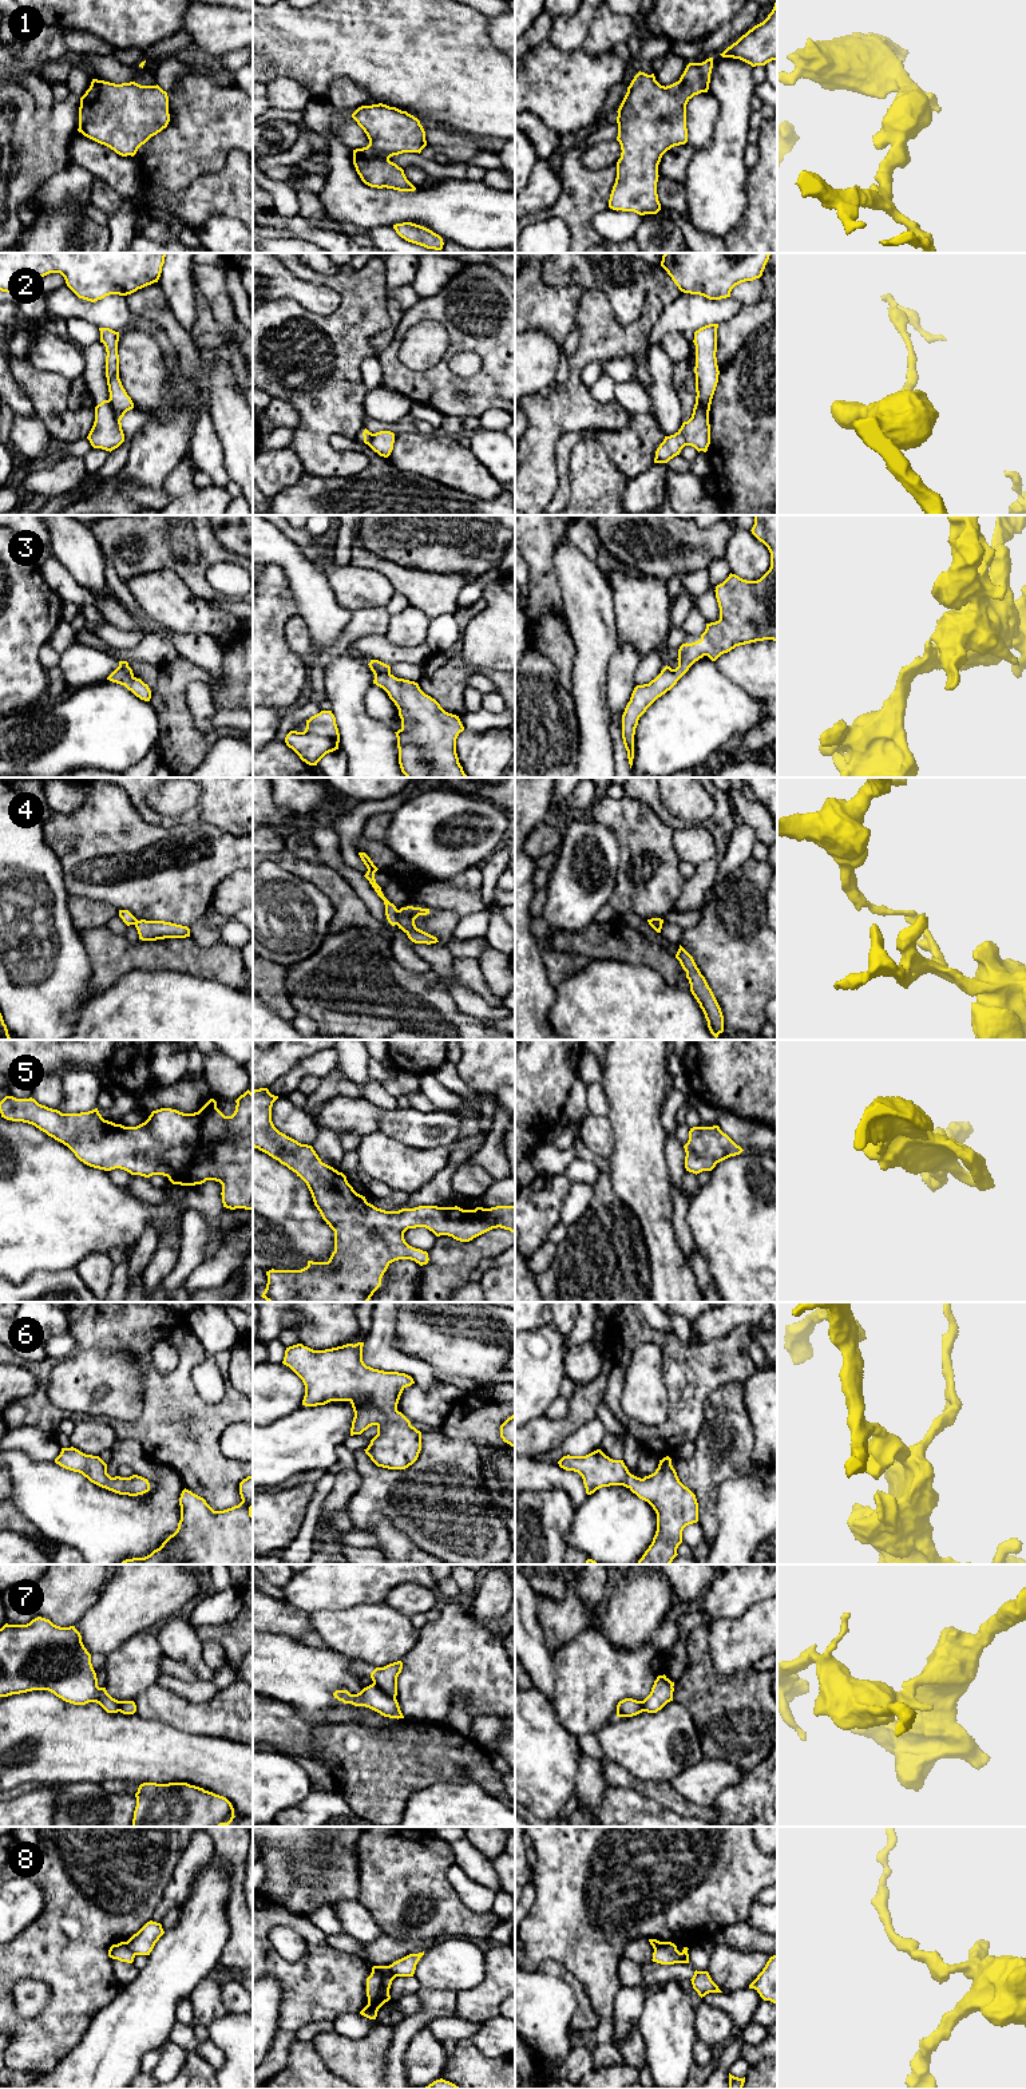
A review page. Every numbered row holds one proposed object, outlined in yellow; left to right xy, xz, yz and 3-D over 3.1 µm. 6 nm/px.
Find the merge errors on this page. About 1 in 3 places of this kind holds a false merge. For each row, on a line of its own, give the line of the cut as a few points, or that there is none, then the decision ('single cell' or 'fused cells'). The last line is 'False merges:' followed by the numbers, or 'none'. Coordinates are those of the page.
1: no cut; single cell
2: cut in xy along (109, 399), (113, 411), (121, 419); fused cells
3: no cut; single cell
4: cut in xz along (399, 910), (396, 924); fused cells
5: no cut; single cell
6: no cut; single cell
7: cut in xz along (373, 1682), (395, 1697); fused cells
8: cut in xy along (125, 1942), (135, 1954); fused cells
False merges: 2, 4, 7, 8

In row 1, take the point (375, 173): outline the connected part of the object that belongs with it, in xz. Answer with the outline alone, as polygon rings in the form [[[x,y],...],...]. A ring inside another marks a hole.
[[[383,103],[361,106],[352,118],[369,139],[367,147],[353,150],[353,165],[361,181],[377,189],[415,191],[404,170],[389,158],[403,153],[421,153],[427,141],[420,120]]]

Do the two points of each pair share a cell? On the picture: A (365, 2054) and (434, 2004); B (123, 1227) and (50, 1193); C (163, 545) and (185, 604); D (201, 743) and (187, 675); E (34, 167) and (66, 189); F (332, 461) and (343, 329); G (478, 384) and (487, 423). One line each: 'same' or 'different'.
A: different
B: same
C: different
D: same
E: different
F: same
G: different

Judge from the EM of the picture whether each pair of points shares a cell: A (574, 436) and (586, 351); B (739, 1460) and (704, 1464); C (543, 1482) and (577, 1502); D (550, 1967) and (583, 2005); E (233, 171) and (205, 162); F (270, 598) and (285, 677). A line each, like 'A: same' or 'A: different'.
A: different
B: same
C: same
D: same
E: different
F: same

